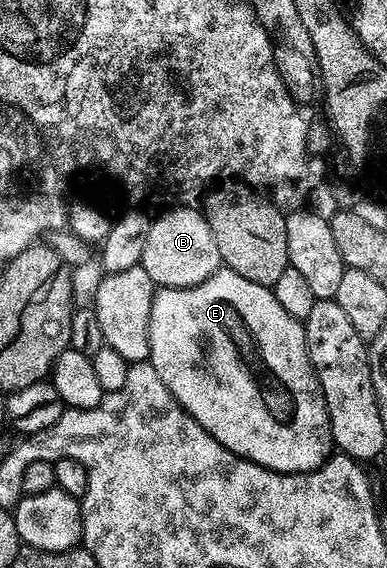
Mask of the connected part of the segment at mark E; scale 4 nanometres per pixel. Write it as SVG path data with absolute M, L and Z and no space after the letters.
M224 266L218 268L215 274L211 274L211 278L199 282L199 286L157 288L153 293L153 305L151 306L148 361L155 366L155 374L159 374L163 386L167 386L167 390L171 390L171 394L181 404L184 412L191 414L191 418L195 418L195 422L199 422L199 426L203 426L203 430L207 430L207 434L211 434L211 438L215 438L215 442L219 442L224 448L234 452L236 456L241 456L245 460L250 460L276 472L313 472L320 464L329 459L331 449L334 447L333 435L329 429L329 415L323 398L323 390L319 386L307 350L305 326L302 321L291 318L291 314L287 314L287 310L283 310L283 306L279 306L272 288L265 288L259 282L251 282L247 278L243 278L243 274L235 274L235 270Z

